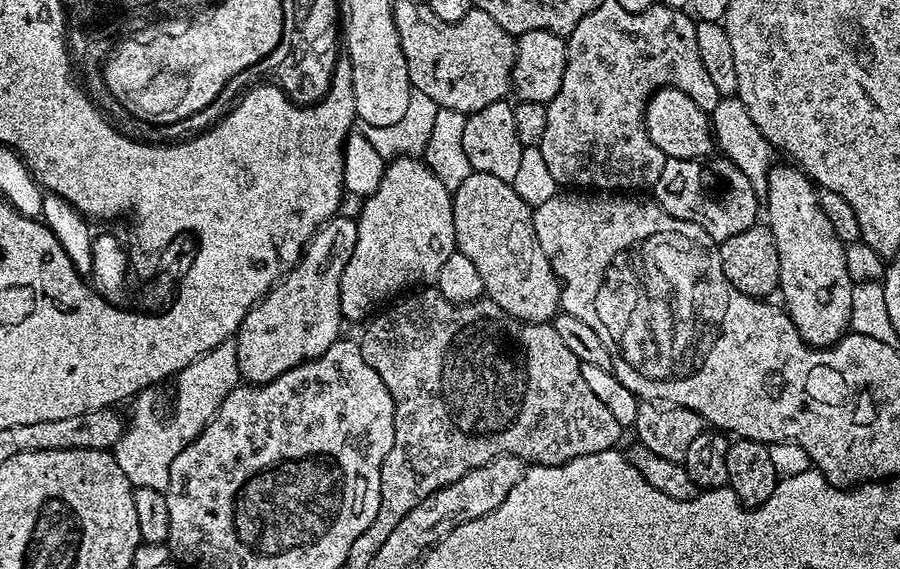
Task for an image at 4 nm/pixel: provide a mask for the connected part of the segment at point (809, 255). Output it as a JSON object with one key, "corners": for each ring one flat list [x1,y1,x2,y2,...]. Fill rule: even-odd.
{"corners":[[783,163,768,172,766,193,766,223,778,246,778,292,784,295,782,307,802,339,811,347,828,348,850,328,854,281,846,266,846,246,818,206,817,185,799,167]]}

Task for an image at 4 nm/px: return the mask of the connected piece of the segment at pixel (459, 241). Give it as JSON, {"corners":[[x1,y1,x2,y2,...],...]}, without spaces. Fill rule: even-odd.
{"corners":[[472,171,452,192,452,213,457,249,478,266,484,296,527,324,552,321,561,311,560,281,536,237,533,209,518,198,511,183]]}

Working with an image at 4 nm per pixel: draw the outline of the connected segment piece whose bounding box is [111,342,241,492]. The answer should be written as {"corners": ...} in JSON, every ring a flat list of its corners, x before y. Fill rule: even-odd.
{"corners":[[229,342,214,346,202,358,190,362,181,372,174,377,176,383,176,401,172,404,172,416,164,420,160,413,160,400,156,397,155,387,144,388,131,401,132,417,126,420,126,427,122,438,118,438,115,448,111,449,112,456,118,462,122,474,131,482,133,489,149,488,164,492,170,482,170,465,198,434,214,418,218,406,233,388,241,383,238,370,238,354,235,343]]}

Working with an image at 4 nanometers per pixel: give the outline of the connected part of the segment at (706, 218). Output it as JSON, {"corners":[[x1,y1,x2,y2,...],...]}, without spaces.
{"corners":[[726,158,721,159,713,172,707,172,702,165,700,160,665,159,654,189,655,203,674,218,702,226,702,230,717,242,734,238,734,234,742,234,742,230,750,230,757,223,759,216,756,215,759,212,761,215,762,200,750,186,746,174]]}

